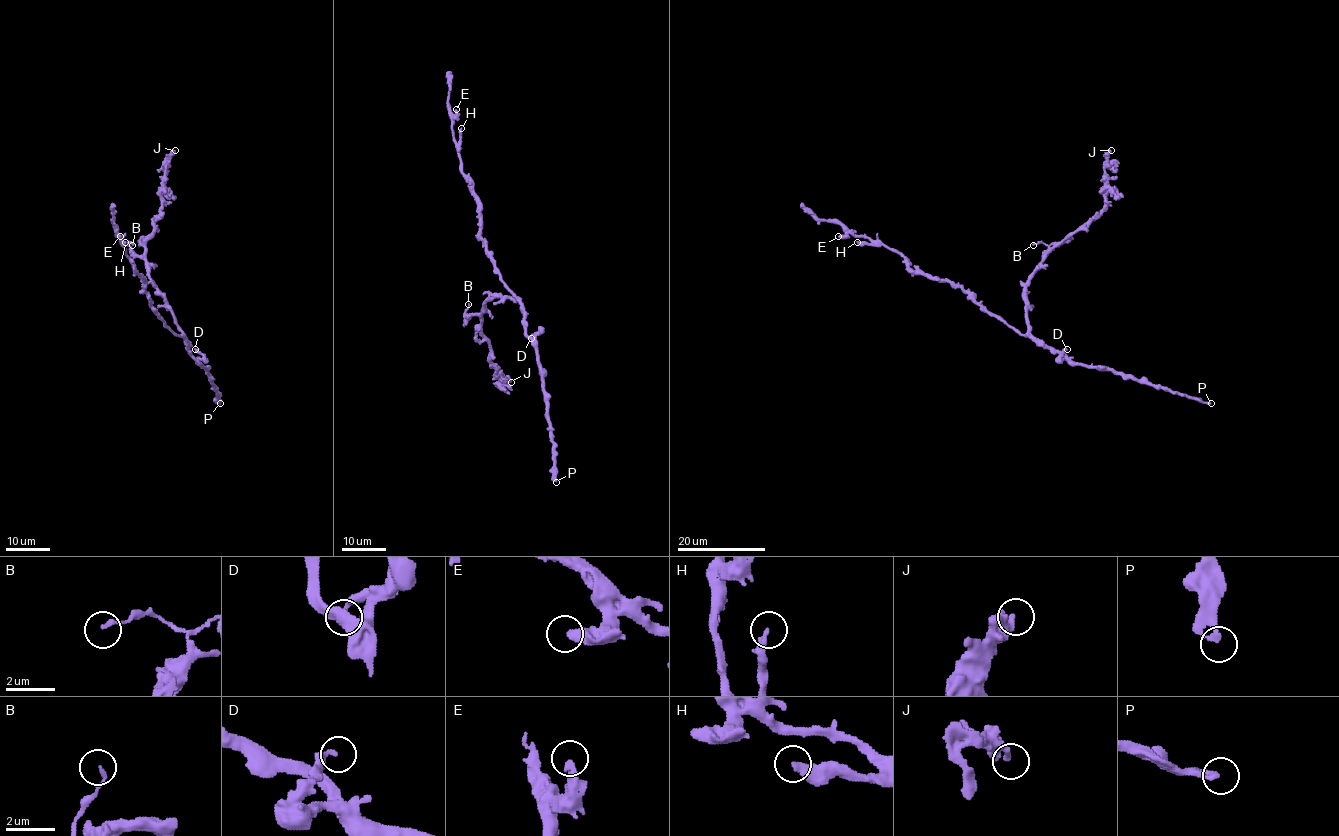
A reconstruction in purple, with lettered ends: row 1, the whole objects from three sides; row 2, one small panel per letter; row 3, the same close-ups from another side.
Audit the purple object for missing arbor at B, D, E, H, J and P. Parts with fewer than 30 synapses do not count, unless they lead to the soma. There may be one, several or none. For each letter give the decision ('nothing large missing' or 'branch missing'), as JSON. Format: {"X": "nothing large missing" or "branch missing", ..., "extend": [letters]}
{"B": "nothing large missing", "D": "nothing large missing", "E": "nothing large missing", "H": "nothing large missing", "J": "nothing large missing", "P": "nothing large missing", "extend": []}

